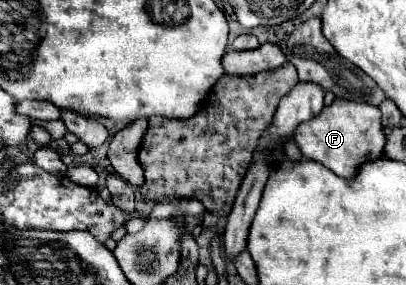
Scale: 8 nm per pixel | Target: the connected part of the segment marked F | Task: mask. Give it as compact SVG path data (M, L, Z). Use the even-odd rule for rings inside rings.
M336 99L330 107L324 107L318 117L310 119L310 123L302 123L294 141L300 147L304 159L322 163L336 175L350 179L358 175L362 163L384 157L386 135L382 127L382 113L378 107L370 107L366 103Z

